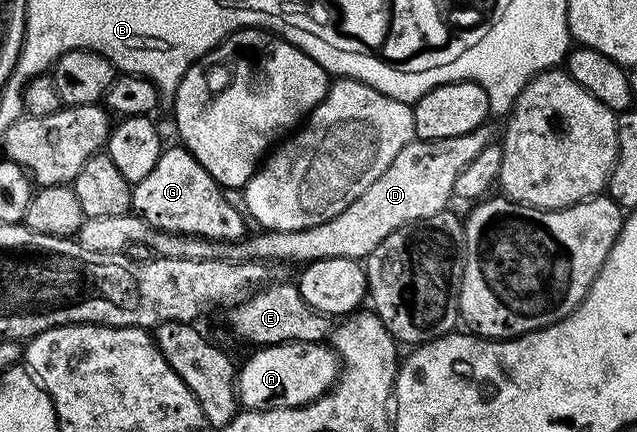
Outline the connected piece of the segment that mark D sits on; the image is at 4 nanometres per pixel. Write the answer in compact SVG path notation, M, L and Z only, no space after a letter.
M485 123L466 135L458 135L450 139L430 139L421 141L414 139L398 155L394 155L394 163L346 207L334 219L326 223L318 223L302 231L274 231L266 229L256 234L245 236L239 243L221 243L205 241L203 237L182 237L178 233L164 233L161 229L148 226L137 217L135 212L126 215L109 215L103 219L87 218L78 232L78 240L86 251L99 253L122 253L133 245L147 245L153 254L161 257L181 257L205 261L219 259L222 261L300 261L307 263L331 257L355 257L367 259L398 227L406 227L418 219L426 219L430 215L438 215L449 208L454 197L454 179L462 175L462 167L470 163L487 145L493 144L491 124Z

